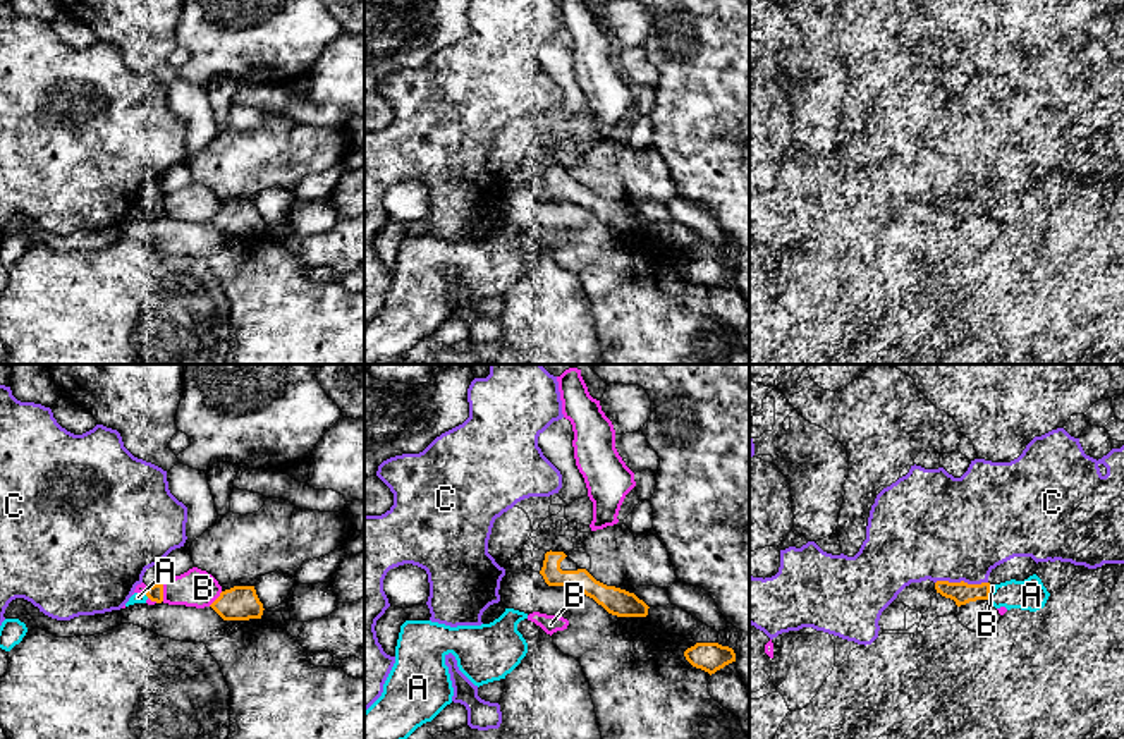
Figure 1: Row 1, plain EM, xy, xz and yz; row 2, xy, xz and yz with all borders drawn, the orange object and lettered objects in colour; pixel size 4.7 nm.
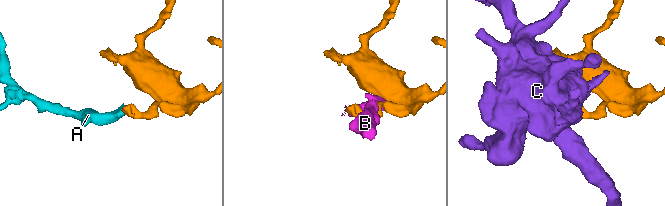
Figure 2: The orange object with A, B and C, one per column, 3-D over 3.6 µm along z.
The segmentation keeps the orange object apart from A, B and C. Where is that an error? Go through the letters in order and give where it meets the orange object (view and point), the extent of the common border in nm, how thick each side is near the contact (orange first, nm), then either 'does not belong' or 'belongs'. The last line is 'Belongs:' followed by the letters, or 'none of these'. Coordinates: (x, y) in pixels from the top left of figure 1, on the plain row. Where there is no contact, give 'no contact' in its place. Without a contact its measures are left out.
A: xy (146, 210) | 30 nm | 80/50 nm | does not belong
B: xy (162, 207) | 90 nm | 80/180 nm | does not belong
C: yz (961, 196) | 240 nm | 100/480 nm | does not belong
Belongs: none of these

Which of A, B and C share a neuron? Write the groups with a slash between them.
A B / C

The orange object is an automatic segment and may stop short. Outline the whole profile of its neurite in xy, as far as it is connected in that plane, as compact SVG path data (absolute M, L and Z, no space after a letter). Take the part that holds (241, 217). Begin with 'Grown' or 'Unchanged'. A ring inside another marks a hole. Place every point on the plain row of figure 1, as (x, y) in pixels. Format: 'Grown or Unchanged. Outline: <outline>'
Unchanged. Outline: M234 201L225 205L210 222L223 235L261 234L265 225L254 201Z

